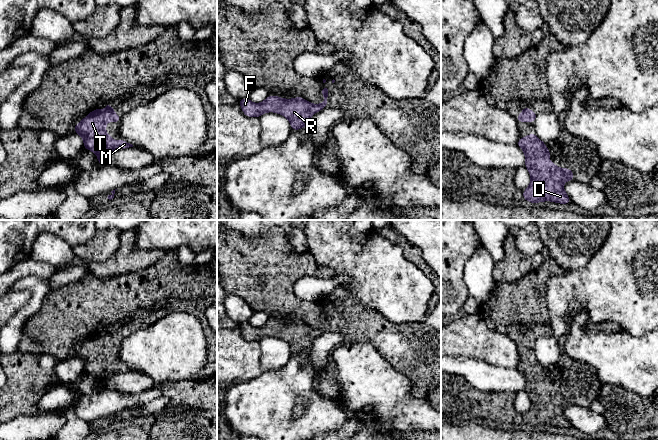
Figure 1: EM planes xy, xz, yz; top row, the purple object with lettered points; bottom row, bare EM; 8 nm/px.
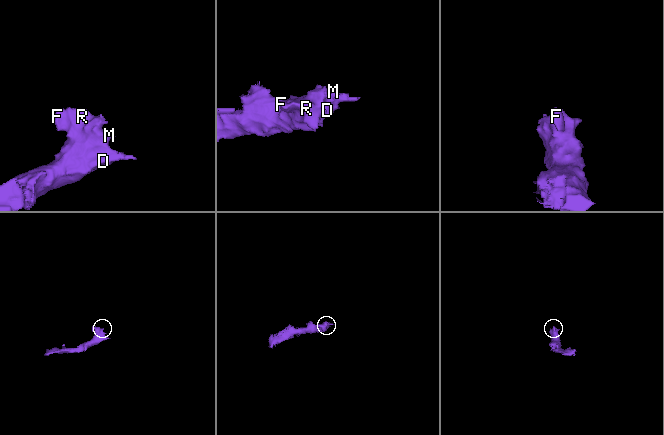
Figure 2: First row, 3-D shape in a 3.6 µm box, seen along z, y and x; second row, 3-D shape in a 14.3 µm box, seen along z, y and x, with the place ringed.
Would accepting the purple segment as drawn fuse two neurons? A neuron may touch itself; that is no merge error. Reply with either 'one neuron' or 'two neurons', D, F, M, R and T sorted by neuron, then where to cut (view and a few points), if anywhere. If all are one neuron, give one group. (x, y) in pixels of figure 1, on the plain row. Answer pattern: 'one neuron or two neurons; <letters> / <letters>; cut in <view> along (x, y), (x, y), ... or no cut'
one neuron; D F M R T; no cut

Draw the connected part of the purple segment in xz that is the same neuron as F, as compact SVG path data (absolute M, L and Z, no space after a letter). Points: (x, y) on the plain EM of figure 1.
M324 309L321 313L324 326L317 329L302 321L284 323L273 319L268 320L261 327L253 327L249 322L242 322L239 324L239 328L247 341L259 342L264 337L274 336L289 344L291 354L299 354L307 350L314 337L327 331L329 316L330 314Z

